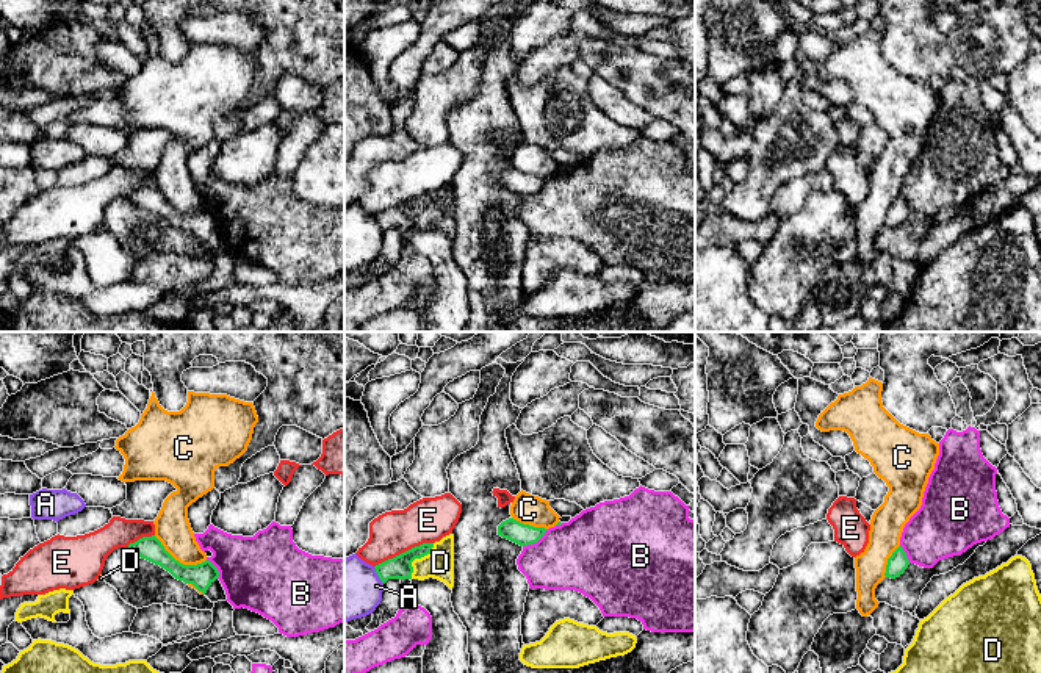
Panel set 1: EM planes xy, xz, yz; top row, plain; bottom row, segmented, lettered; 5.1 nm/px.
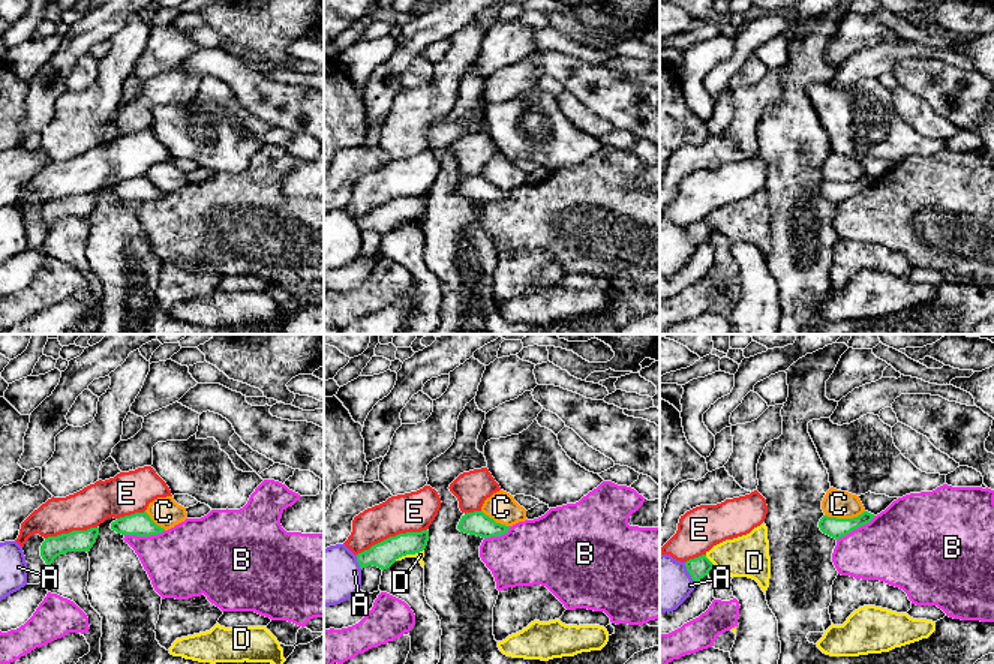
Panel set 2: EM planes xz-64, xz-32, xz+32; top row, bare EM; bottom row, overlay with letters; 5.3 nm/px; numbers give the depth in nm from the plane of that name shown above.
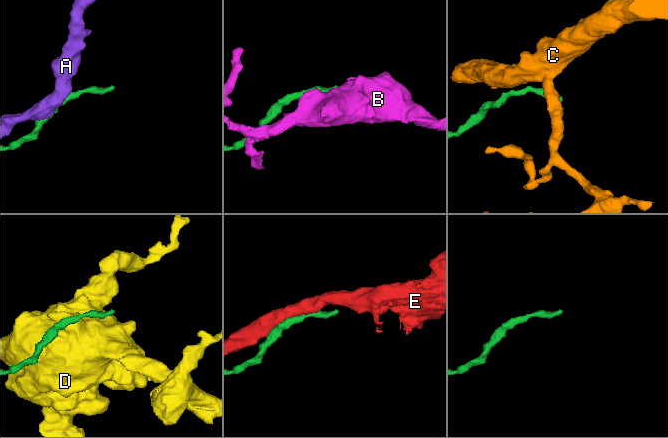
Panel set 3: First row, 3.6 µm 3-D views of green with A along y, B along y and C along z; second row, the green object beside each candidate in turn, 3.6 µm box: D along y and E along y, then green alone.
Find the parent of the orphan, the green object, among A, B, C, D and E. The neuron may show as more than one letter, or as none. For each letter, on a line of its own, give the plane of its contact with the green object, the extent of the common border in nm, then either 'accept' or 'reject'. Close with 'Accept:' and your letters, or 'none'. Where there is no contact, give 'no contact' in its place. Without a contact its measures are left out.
A: meets green in xz; contact 110 nm long; reject
B: meets green in xz; contact 160 nm long; accept
C: meets green in xy; contact 300 nm long; reject
D: meets green in xz; contact 220 nm long; reject
E: meets green in xz; contact 340 nm long; reject
Accept: B

